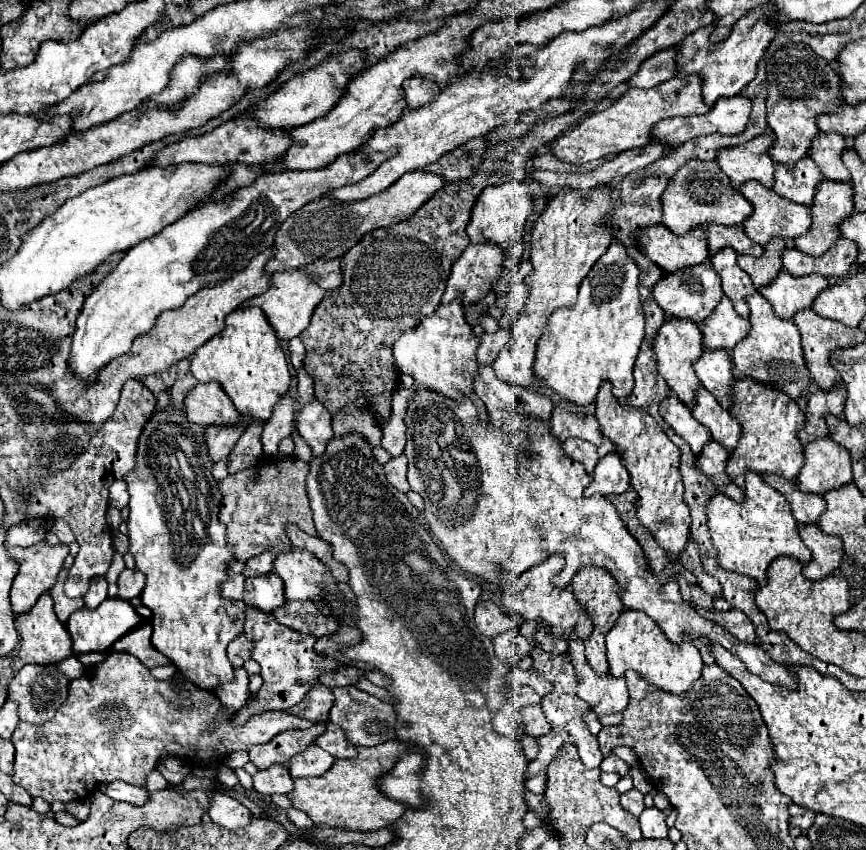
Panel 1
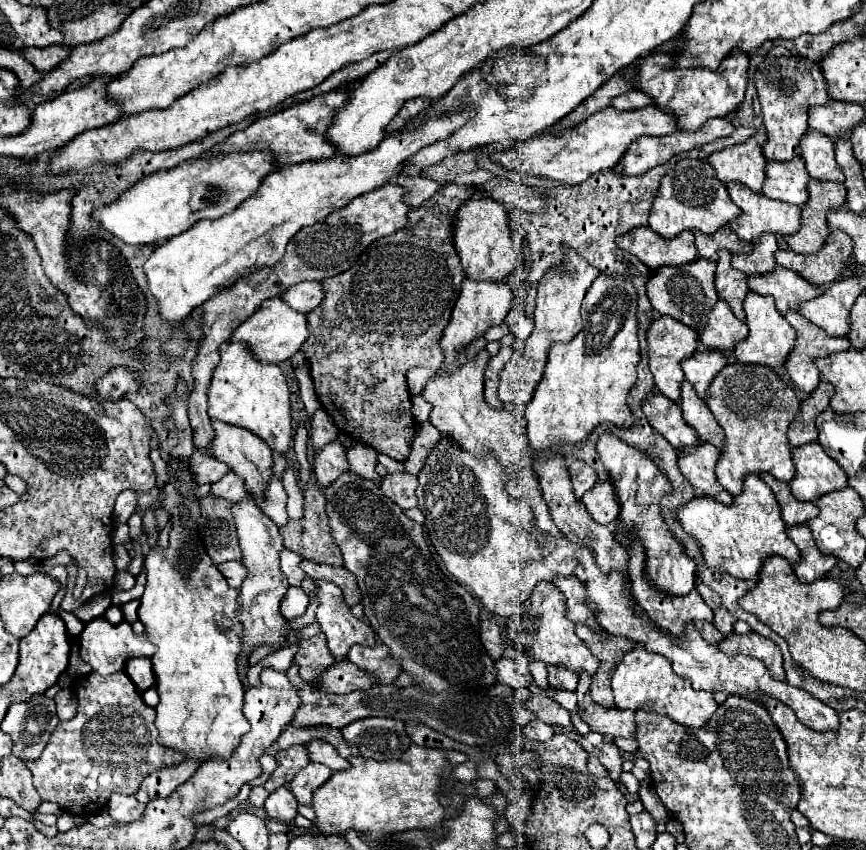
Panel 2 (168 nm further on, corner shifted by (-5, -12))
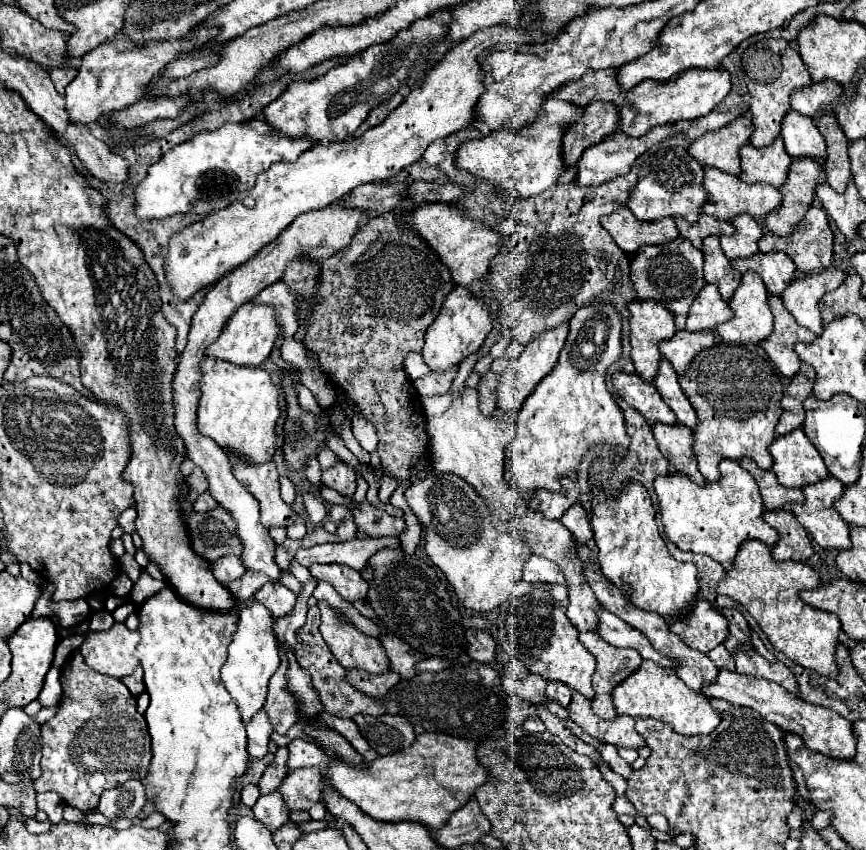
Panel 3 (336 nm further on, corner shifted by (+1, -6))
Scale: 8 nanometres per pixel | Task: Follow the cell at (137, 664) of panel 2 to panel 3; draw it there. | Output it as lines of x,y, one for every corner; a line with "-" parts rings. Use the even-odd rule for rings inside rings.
140,667
134,671
134,675
124,677
122,683
126,683
126,687
130,689
130,693
132,693
134,697
138,697
140,693
144,693
144,689
146,689
146,687
144,687
144,681
142,681
142,669
140,669

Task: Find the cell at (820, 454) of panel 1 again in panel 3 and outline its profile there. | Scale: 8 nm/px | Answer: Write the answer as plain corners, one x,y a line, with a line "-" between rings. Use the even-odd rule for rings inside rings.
802,429
778,435
768,451
774,459
772,471
784,487
804,487
830,475

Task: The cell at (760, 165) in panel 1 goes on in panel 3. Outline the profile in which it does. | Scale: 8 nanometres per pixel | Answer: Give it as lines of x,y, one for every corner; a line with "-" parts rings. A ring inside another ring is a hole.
738,117
734,123
728,123
718,131
706,131
688,147
688,153
700,165
710,165
730,175
740,175
738,149
748,143
752,129
754,127
748,117

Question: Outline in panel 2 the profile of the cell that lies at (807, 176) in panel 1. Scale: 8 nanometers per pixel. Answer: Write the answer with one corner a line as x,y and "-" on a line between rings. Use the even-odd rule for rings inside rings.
796,157
788,163
768,161
764,195
776,201
794,203
798,207
808,201
808,171
804,169
804,159

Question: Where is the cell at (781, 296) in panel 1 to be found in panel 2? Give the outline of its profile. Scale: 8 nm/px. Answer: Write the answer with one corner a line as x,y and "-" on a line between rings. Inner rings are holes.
776,267
776,271
768,275
748,277
748,287
758,295
772,295
776,301
776,309
784,315
788,311
798,311
804,301
816,299
822,289
804,281
798,273

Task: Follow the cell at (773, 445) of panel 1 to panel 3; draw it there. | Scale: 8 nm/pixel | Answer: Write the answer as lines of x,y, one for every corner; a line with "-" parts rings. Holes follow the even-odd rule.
716,343
694,357
694,363
690,363
686,375
678,377
678,383
698,415
698,425
692,431
694,455
700,473
708,481
718,479
718,463
722,459
750,457
762,469
772,467
768,447
776,437
776,423
782,415
782,381
778,369
762,353
742,345

